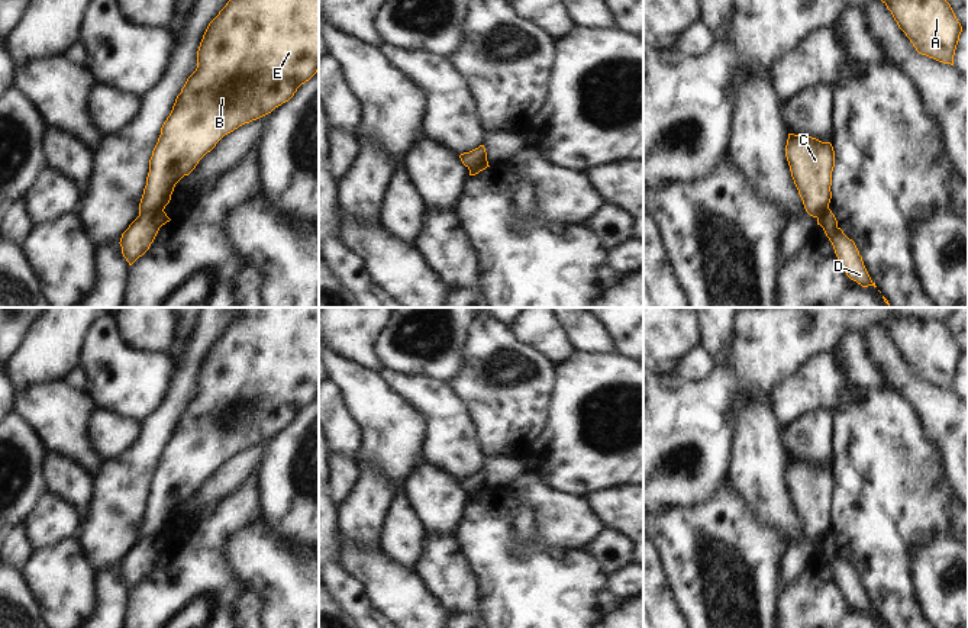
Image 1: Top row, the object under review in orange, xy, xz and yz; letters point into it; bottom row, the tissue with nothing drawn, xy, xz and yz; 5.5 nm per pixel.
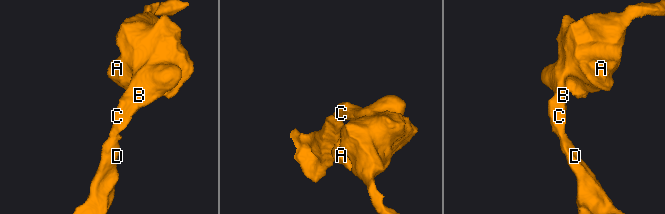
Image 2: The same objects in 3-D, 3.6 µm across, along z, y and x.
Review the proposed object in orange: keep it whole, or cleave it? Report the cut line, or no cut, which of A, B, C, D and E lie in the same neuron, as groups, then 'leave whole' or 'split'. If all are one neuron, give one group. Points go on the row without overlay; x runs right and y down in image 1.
cut in xy along (163, 534), (144, 537), (139, 541); A B C E / D; split

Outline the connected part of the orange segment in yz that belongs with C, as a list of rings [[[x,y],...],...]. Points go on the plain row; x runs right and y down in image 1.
[[[788,458],[785,482],[806,537],[817,542],[832,524],[835,476],[830,467]]]

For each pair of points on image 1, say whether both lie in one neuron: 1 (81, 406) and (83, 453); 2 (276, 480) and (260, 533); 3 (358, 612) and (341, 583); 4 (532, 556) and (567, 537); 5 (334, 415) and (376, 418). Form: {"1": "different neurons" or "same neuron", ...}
{"1": "same neuron", "2": "different neurons", "3": "same neuron", "4": "different neurons", "5": "different neurons"}

